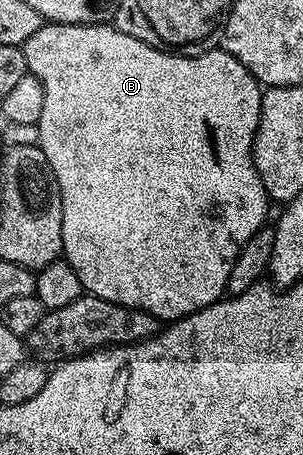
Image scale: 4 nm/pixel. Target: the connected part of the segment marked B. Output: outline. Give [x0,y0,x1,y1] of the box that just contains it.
[22,22,270,321]

